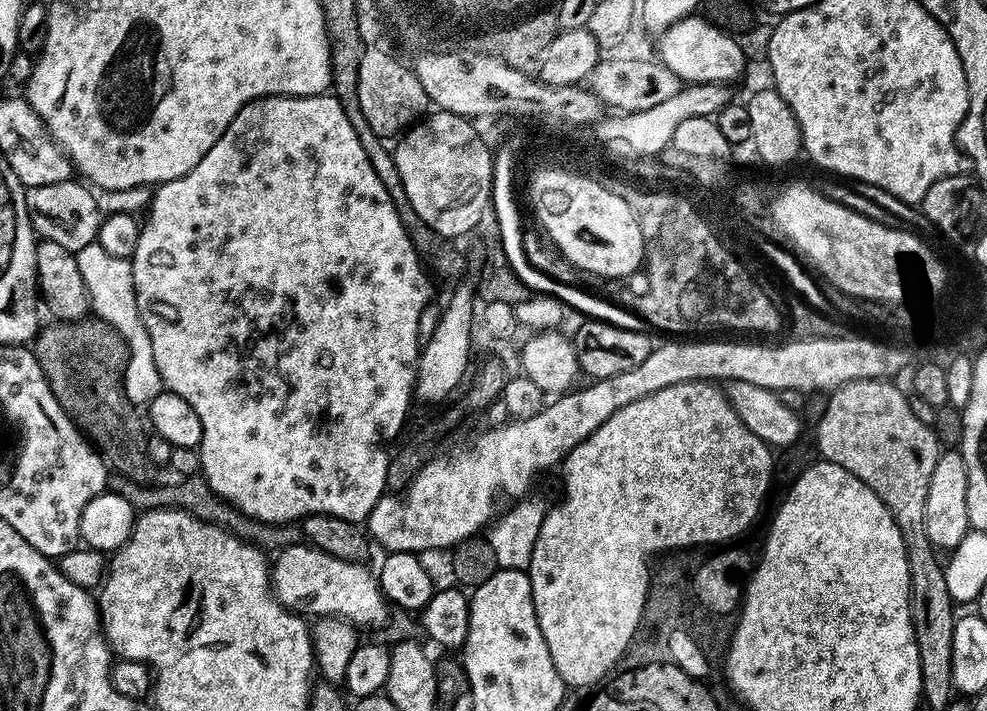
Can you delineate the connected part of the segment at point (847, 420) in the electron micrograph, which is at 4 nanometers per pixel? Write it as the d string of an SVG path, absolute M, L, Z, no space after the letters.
M888 378L846 380L831 393L828 405L816 428L816 448L830 464L842 466L858 478L890 510L904 539L910 578L912 625L920 647L920 669L927 691L944 692L950 688L952 643L958 619L952 613L954 601L946 586L945 565L940 562L926 530L927 494L932 475L940 461L942 445L929 425L918 422L912 401Z

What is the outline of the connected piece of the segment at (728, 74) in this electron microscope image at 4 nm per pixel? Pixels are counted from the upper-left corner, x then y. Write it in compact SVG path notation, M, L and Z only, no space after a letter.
M693 14L673 25L665 33L659 59L662 63L685 81L692 81L698 86L724 86L727 80L739 81L746 72L744 52L735 35L716 28L705 20L703 15Z

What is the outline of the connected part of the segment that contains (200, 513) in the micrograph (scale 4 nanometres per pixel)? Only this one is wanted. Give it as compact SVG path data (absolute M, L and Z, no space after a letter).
M197 474L181 479L173 488L156 488L157 486L145 486L135 484L132 480L116 478L111 481L110 488L126 498L136 510L151 510L154 508L175 508L182 512L188 512L191 516L197 516L199 520L205 520L211 524L219 524L228 531L239 534L249 541L255 542L261 549L268 550L271 544L280 546L285 543L284 531L280 526L265 524L262 520L253 520L250 516L245 516L239 508L231 505L228 501L223 500L221 496L213 490L203 475Z

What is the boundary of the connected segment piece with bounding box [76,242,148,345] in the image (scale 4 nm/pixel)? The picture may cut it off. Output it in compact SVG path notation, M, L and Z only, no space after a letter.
M94 242L76 253L76 261L78 270L82 270L82 280L86 282L88 297L92 299L91 311L105 324L109 320L116 320L115 331L121 341L129 345L130 343L145 345L148 341L148 331L138 314L131 259L114 257L113 254L108 254L100 244Z

